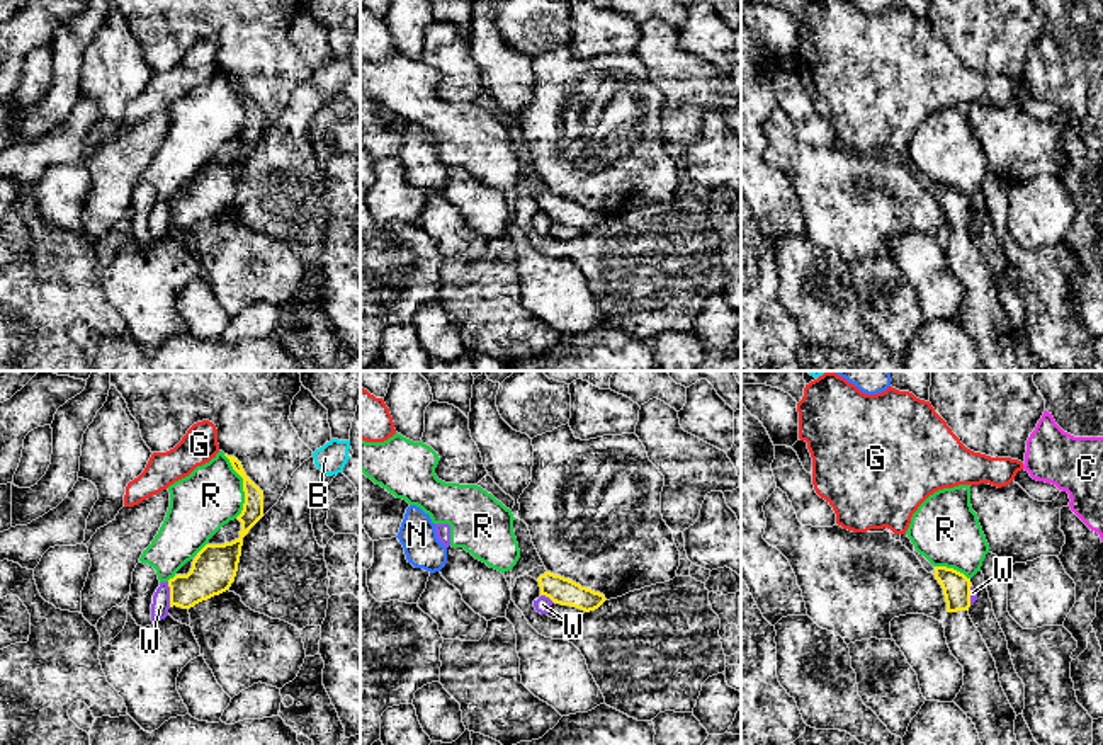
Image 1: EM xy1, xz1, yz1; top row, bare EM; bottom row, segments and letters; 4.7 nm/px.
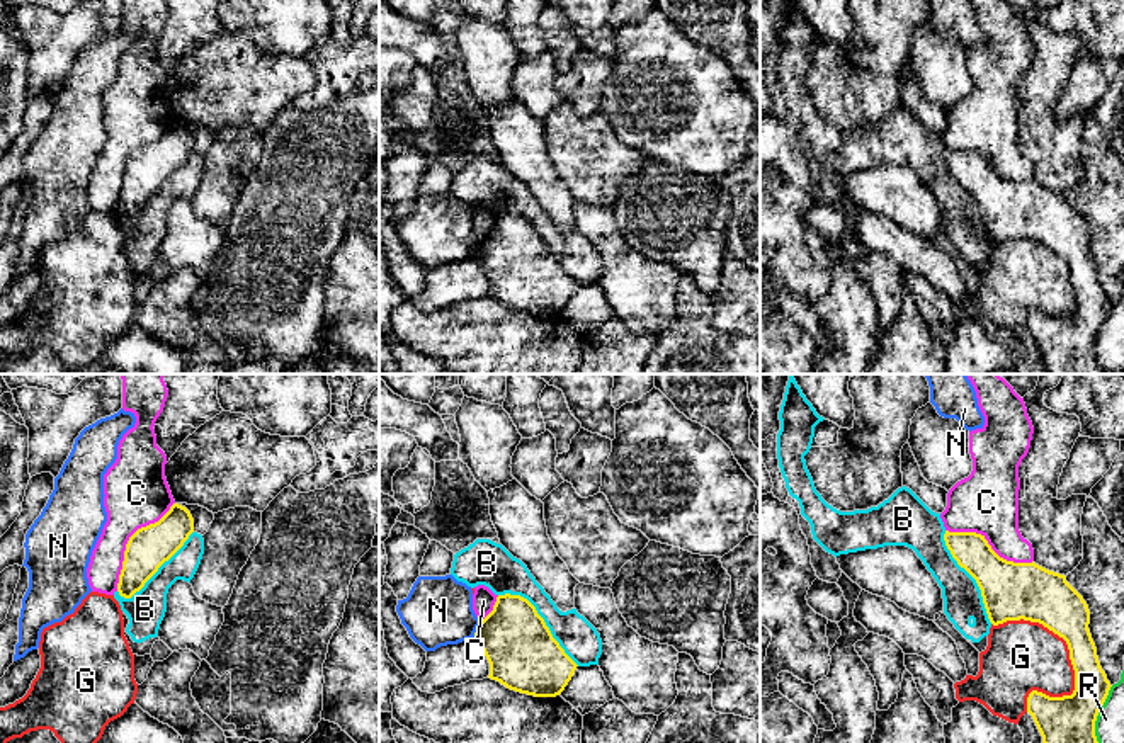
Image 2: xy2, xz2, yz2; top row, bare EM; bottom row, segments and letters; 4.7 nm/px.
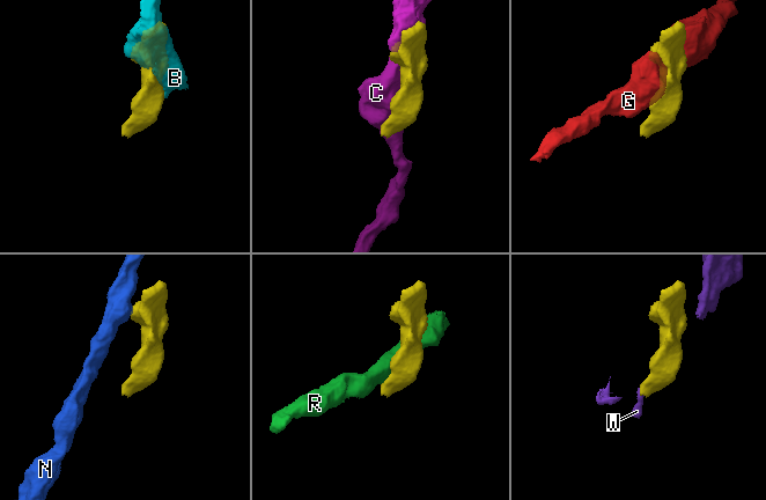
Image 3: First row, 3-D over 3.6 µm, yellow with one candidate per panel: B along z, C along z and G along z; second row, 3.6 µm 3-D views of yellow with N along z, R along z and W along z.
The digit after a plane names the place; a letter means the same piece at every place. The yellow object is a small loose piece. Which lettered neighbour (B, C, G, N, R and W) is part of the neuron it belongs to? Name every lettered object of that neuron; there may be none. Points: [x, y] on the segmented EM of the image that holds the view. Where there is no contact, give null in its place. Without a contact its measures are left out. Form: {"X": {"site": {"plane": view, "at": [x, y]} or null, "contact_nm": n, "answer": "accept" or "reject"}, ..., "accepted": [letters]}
{"B": {"site": {"plane": "xz2", "at": [543, 619]}, "contact_nm": 500, "answer": "reject"}, "C": {"site": {"plane": "xy2", "at": [128, 541]}, "contact_nm": 500, "answer": "reject"}, "G": {"site": {"plane": "yz2", "at": [1055, 633]}, "contact_nm": 500, "answer": "reject"}, "N": {"site": {"plane": "xz2", "at": [476, 629]}, "contact_nm": 90, "answer": "reject"}, "R": {"site": {"plane": "xy1", "at": [243, 487]}, "contact_nm": 320, "answer": "reject"}, "W": {"site": {"plane": "xy1", "at": [170, 594]}, "contact_nm": 120, "answer": "reject"}, "accepted": []}

